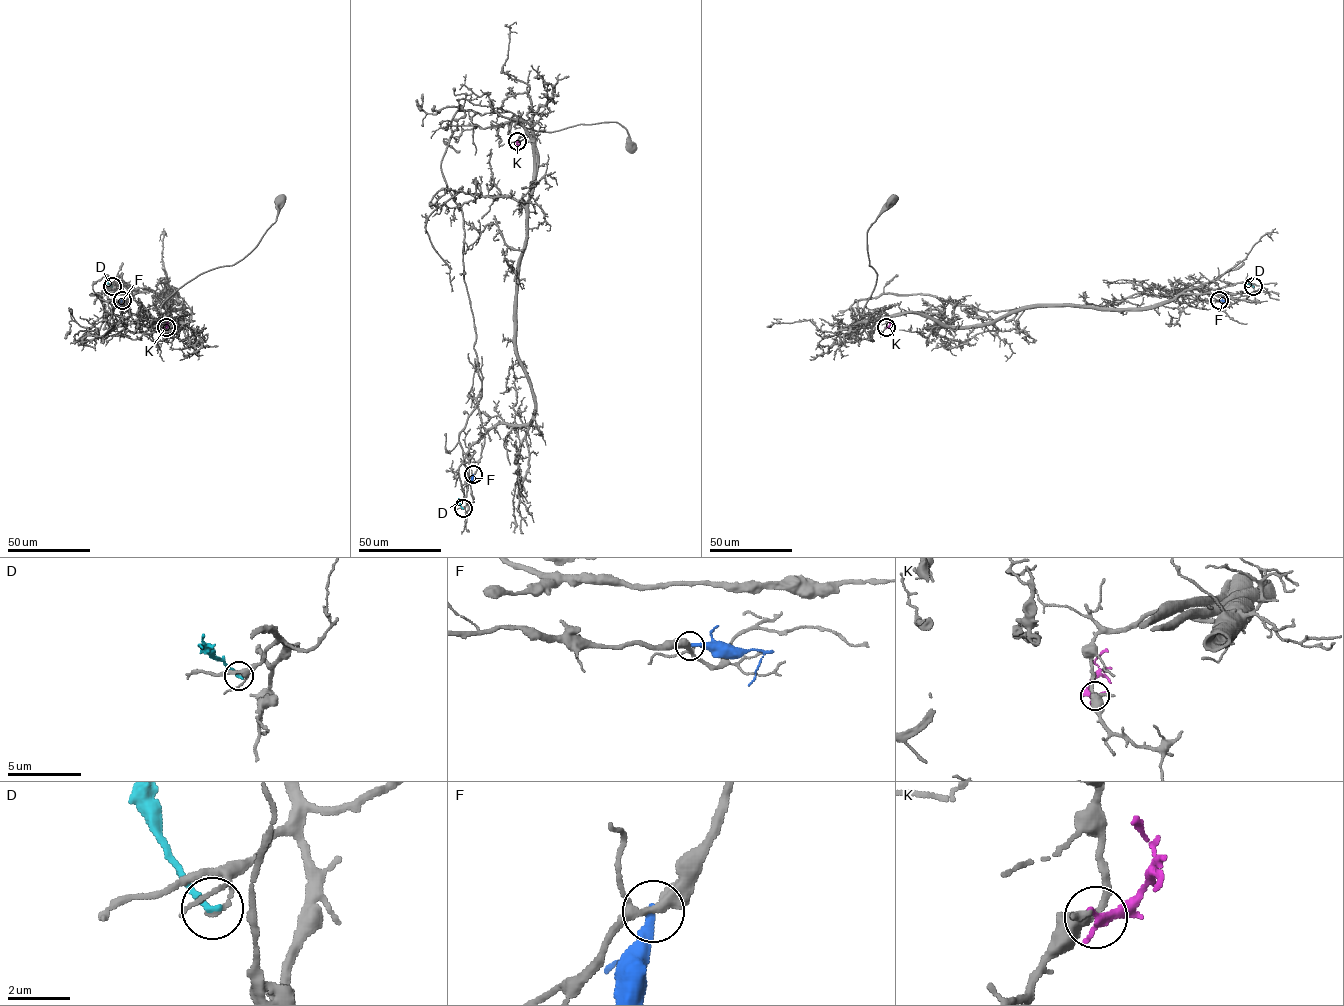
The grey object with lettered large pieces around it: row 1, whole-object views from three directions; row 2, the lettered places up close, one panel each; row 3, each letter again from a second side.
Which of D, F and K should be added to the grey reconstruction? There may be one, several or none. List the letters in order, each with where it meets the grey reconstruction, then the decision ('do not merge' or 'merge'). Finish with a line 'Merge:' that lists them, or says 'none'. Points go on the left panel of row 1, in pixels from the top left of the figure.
D: meets grey at (112, 286); do not merge
F: meets grey at (122, 300); do not merge
K: meets grey at (166, 327); do not merge
Merge: none

